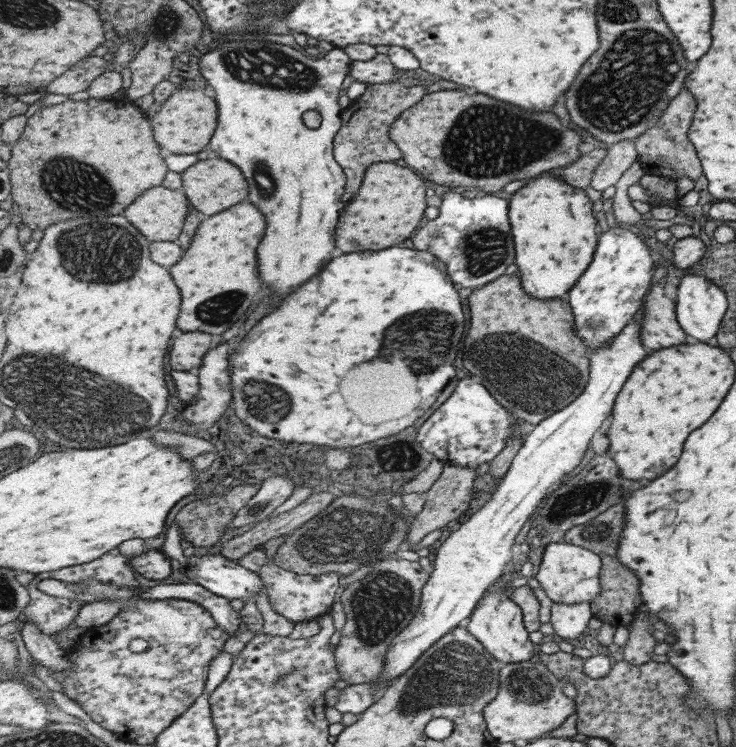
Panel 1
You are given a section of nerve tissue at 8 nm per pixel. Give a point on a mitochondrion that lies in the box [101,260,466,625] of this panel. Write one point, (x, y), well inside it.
(340, 535)

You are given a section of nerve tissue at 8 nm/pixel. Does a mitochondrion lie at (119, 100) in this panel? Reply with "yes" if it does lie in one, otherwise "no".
no

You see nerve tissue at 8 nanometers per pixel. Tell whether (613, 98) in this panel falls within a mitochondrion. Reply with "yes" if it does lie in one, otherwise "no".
yes

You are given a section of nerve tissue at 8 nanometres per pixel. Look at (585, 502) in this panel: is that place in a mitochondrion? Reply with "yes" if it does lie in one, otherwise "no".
yes

